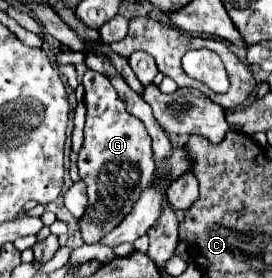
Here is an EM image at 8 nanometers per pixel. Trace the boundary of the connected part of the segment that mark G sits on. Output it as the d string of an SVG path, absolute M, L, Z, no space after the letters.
M86 70L82 76L84 84L84 104L86 104L86 126L84 126L84 144L78 152L78 170L80 178L86 182L88 208L78 220L78 228L84 244L94 244L102 240L116 224L130 212L138 192L150 184L154 172L154 158L150 136L144 124L126 112L126 106L118 100L114 86L106 76Z

